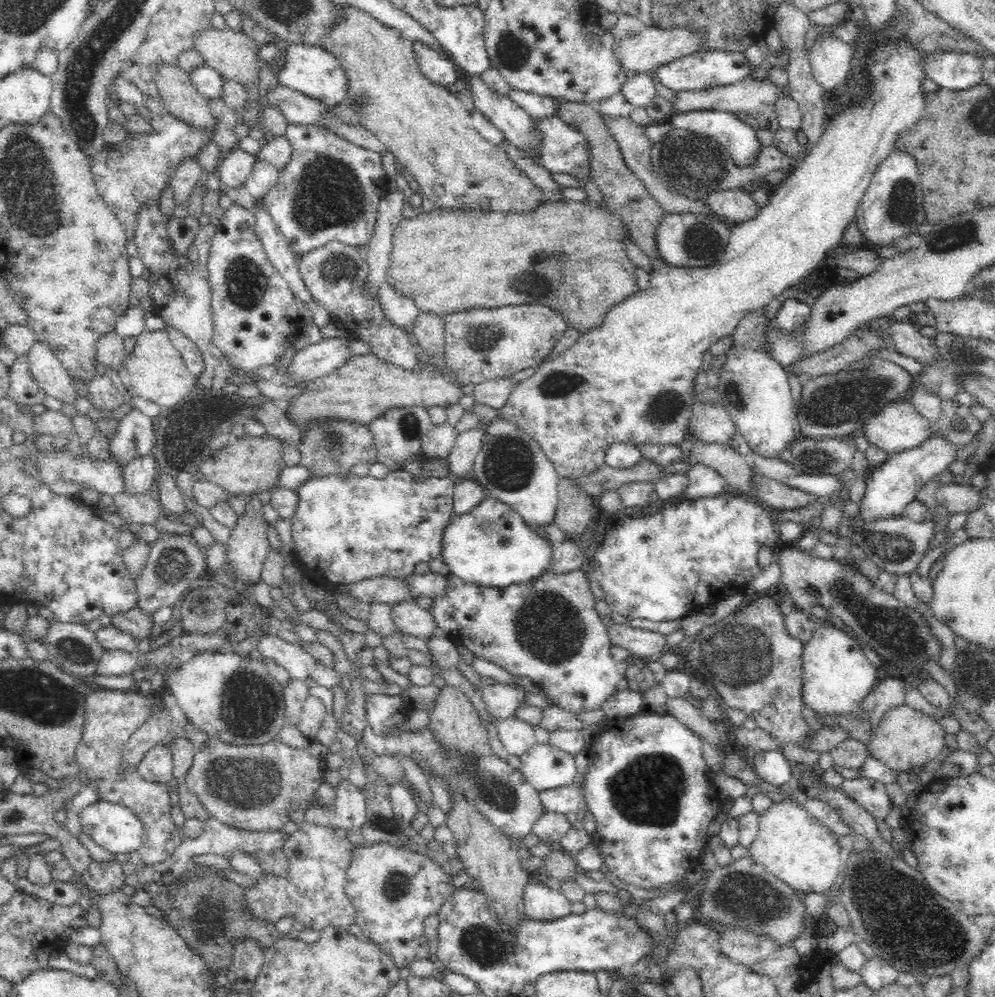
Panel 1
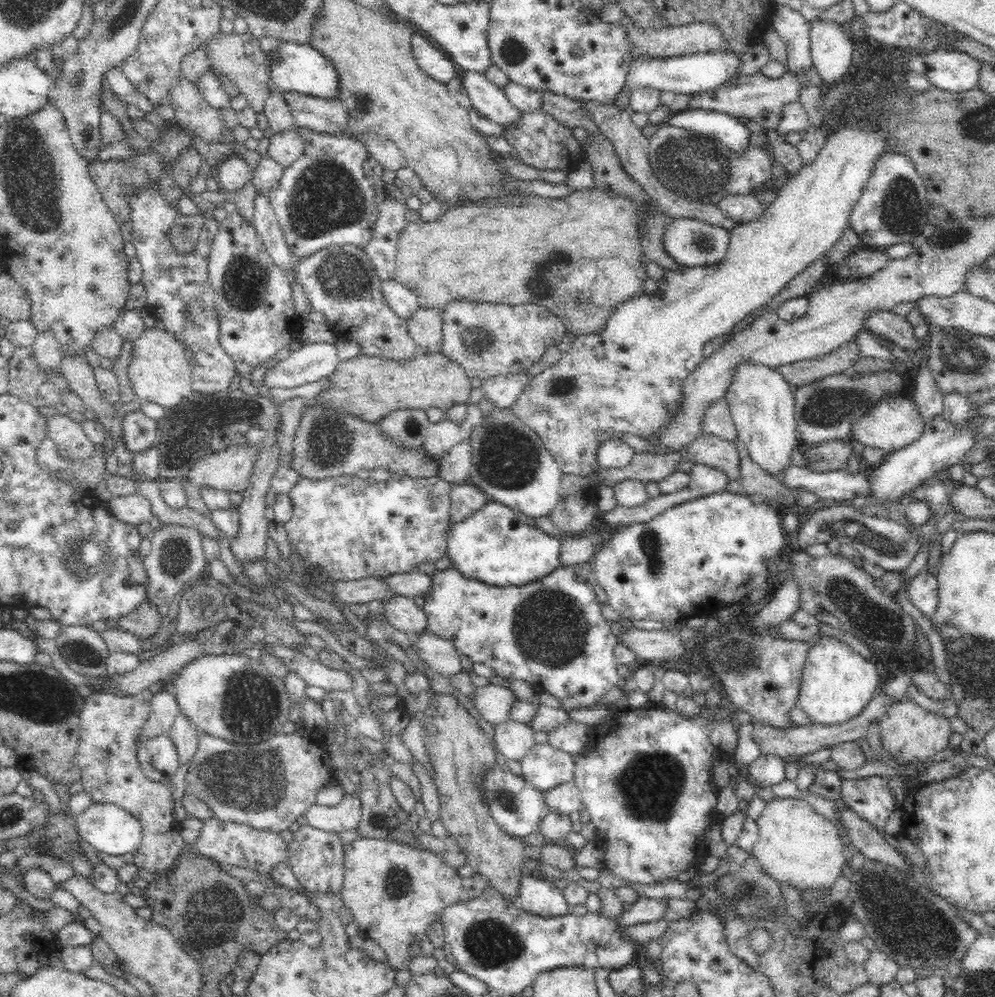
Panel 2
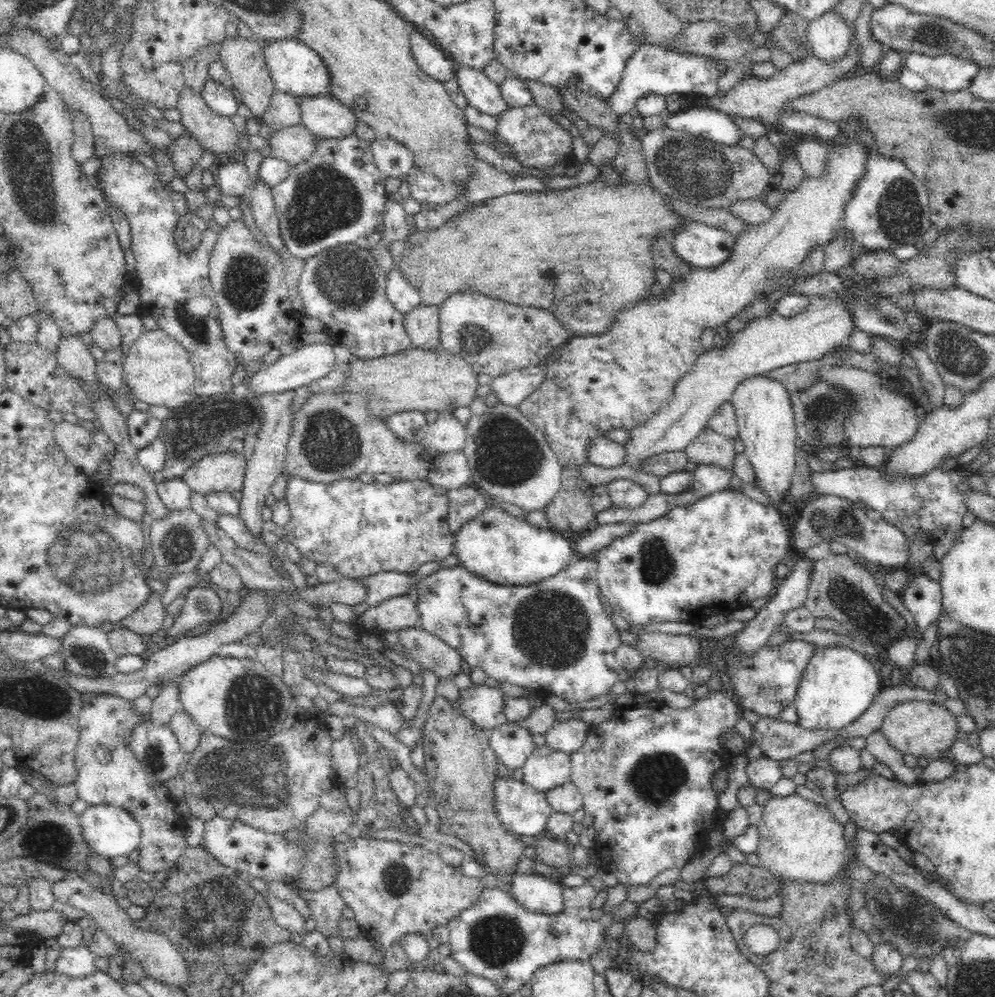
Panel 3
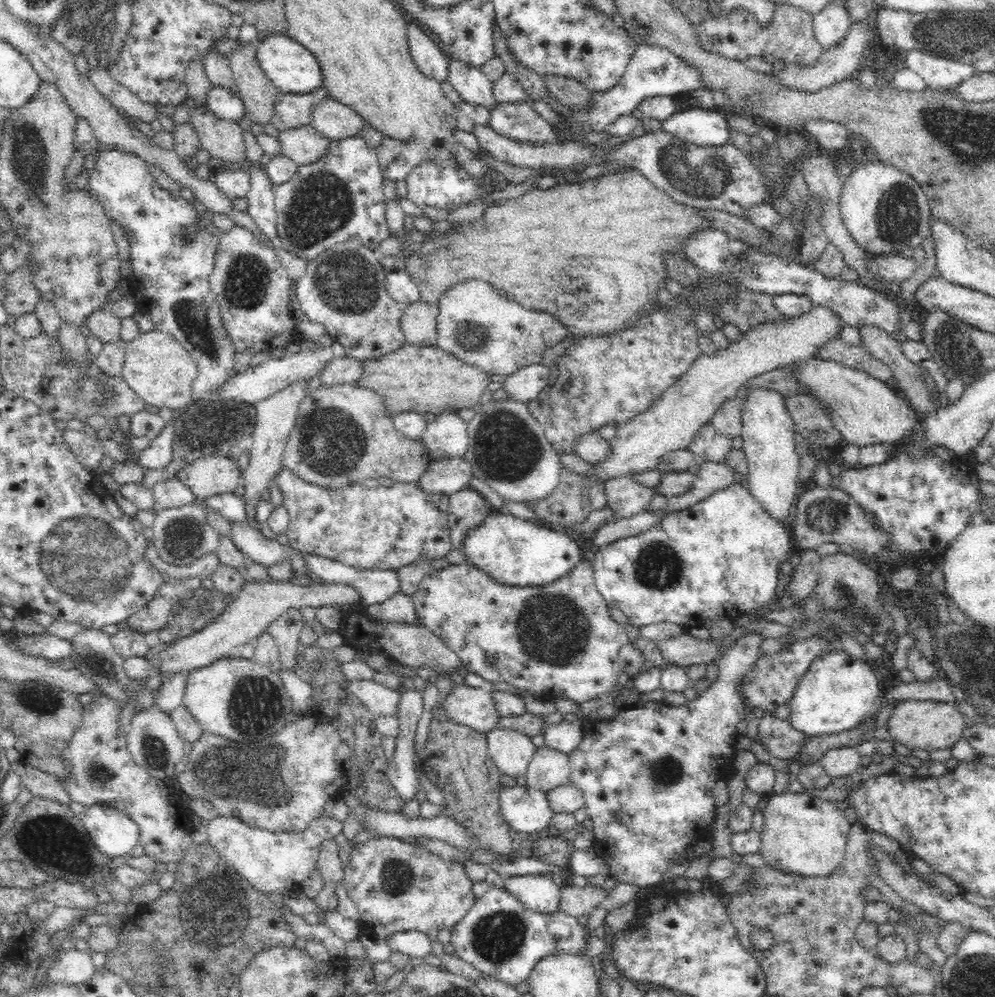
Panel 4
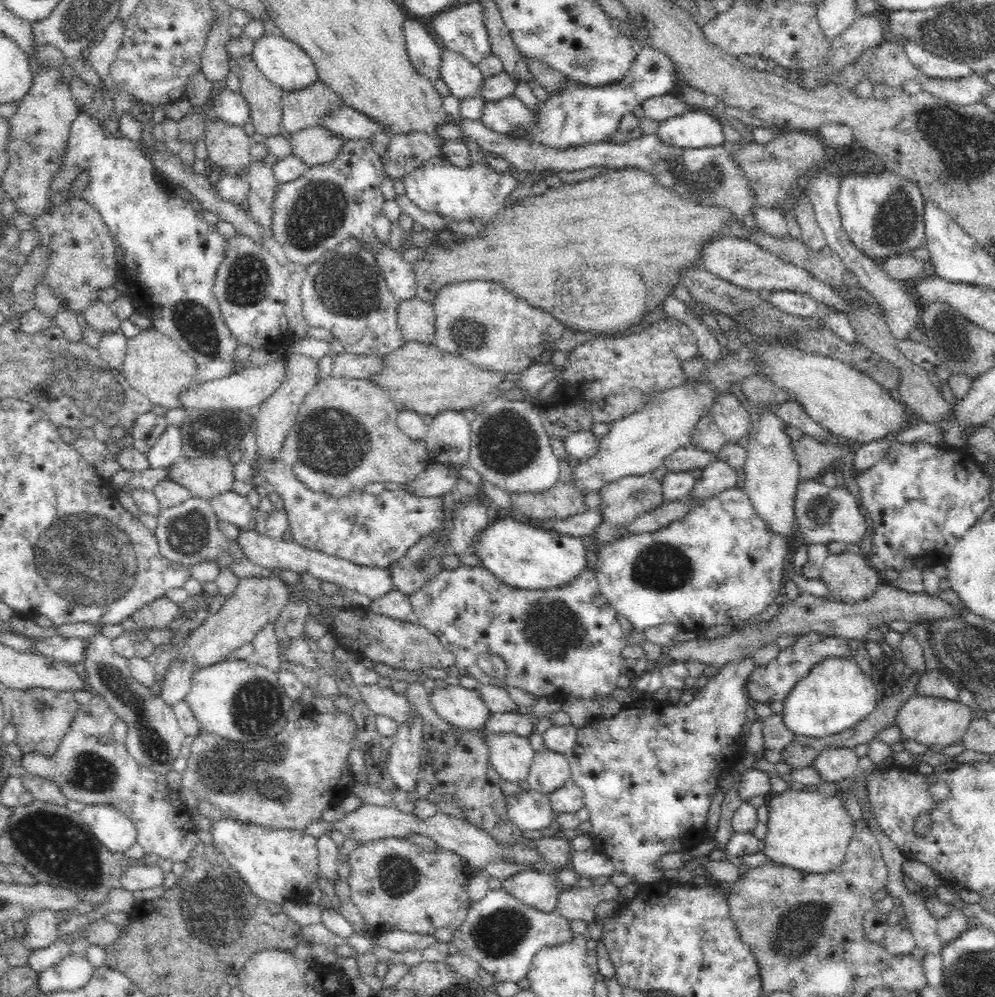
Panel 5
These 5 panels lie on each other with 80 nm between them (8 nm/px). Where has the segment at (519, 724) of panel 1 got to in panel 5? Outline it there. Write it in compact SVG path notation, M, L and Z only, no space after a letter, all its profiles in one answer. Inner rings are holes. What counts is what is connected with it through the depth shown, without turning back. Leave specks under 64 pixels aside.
M492 734L487 738L490 765L504 781L520 785L527 780L535 752L527 737L517 734Z

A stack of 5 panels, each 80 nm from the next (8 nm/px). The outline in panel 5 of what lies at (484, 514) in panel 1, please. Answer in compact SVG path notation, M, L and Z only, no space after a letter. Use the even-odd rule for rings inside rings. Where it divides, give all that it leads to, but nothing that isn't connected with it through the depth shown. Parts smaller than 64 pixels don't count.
M508 514L488 525L475 540L475 554L480 559L480 566L490 570L500 582L517 589L548 590L570 584L583 570L588 569L587 553L581 536L559 533L554 529L542 529L534 524L524 524L512 519Z

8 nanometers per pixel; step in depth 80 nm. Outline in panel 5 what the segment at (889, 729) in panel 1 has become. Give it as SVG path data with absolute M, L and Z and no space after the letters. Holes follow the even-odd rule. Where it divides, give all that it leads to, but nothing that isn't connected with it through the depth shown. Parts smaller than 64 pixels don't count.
M916 694L911 696L900 708L895 723L901 730L903 738L916 740L920 744L930 746L948 746L961 741L968 725L974 720L972 708L957 700L948 700L939 696L928 696L927 694Z

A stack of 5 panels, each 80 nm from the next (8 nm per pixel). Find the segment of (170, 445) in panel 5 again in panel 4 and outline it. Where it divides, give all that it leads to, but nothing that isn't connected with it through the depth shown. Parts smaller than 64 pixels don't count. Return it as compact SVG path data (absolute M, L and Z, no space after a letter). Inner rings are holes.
M166 423L160 435L148 445L148 448L139 452L141 464L145 468L161 469L170 464L174 456L175 428L173 425L173 423Z

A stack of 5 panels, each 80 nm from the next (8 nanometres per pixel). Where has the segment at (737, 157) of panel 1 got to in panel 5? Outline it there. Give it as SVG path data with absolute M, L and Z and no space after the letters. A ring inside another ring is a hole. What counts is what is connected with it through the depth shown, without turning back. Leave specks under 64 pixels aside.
M698 108L660 121L655 135L664 145L680 149L726 144L722 125L709 111Z

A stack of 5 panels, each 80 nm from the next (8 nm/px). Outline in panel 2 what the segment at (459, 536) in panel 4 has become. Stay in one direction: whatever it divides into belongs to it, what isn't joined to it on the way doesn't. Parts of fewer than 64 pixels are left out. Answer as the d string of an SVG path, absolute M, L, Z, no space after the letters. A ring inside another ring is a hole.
M472 482L451 486L450 524L455 525L457 522L468 518L487 502L488 496Z

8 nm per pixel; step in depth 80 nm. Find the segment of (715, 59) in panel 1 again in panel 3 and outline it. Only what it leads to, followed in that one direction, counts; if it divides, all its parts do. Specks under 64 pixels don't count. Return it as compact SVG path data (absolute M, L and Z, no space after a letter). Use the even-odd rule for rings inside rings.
M638 43L634 54L626 63L622 81L609 98L604 98L610 111L620 116L626 114L636 106L637 100L647 94L688 94L696 92L703 96L711 97L716 95L717 82L721 77L720 65L710 57L690 55L690 53L678 53L660 45Z

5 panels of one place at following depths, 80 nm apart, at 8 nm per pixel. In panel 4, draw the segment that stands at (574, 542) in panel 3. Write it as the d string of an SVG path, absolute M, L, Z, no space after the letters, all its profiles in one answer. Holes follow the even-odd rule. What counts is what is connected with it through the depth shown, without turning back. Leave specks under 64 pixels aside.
M646 510L630 518L619 518L606 522L595 531L592 540L596 546L604 547L619 538L636 536L654 528L668 513L670 512L665 512L665 510Z

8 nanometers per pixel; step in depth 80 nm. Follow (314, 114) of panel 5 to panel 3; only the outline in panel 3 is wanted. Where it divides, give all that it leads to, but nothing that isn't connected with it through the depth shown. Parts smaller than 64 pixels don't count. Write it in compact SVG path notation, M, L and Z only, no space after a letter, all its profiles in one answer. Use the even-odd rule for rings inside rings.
M276 91L272 95L268 110L263 114L262 121L277 131L286 126L300 124L301 116L301 106L297 97Z

